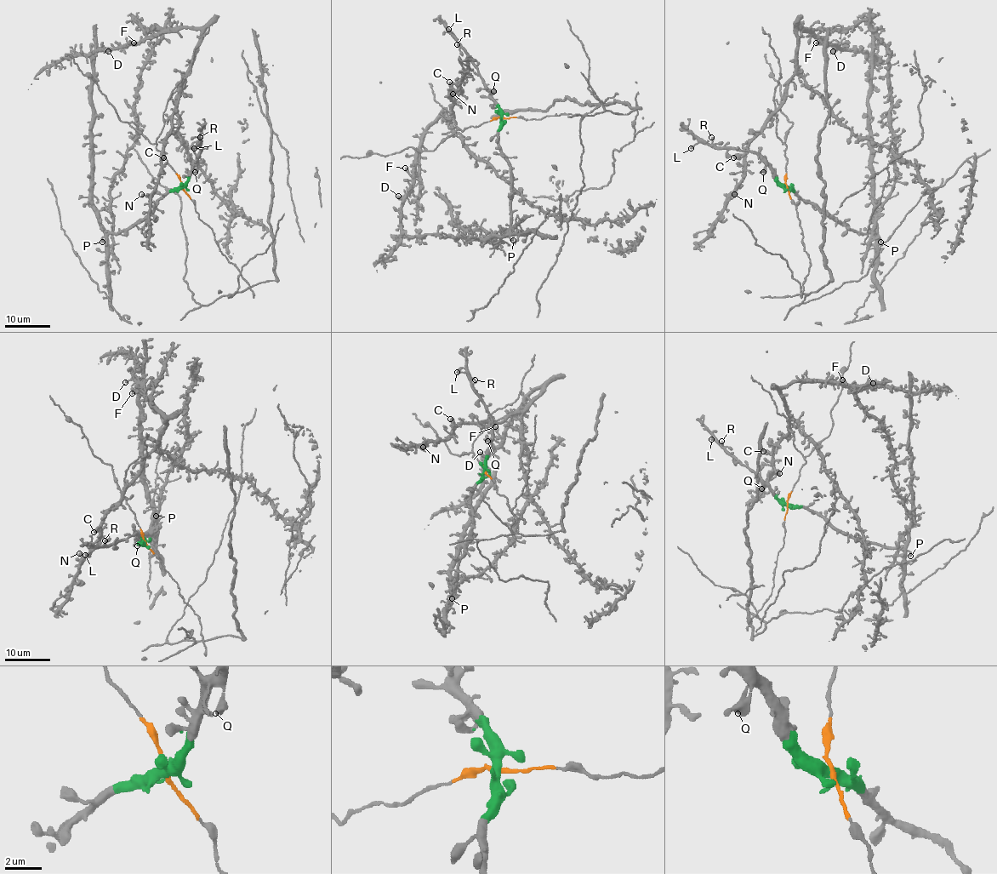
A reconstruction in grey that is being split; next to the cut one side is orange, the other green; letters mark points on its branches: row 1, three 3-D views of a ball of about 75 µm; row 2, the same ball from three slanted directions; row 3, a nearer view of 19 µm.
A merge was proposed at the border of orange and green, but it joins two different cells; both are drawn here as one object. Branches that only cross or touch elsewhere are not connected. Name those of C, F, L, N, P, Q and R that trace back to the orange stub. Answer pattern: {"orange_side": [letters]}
{"orange_side": ["C", "F", "N"]}

